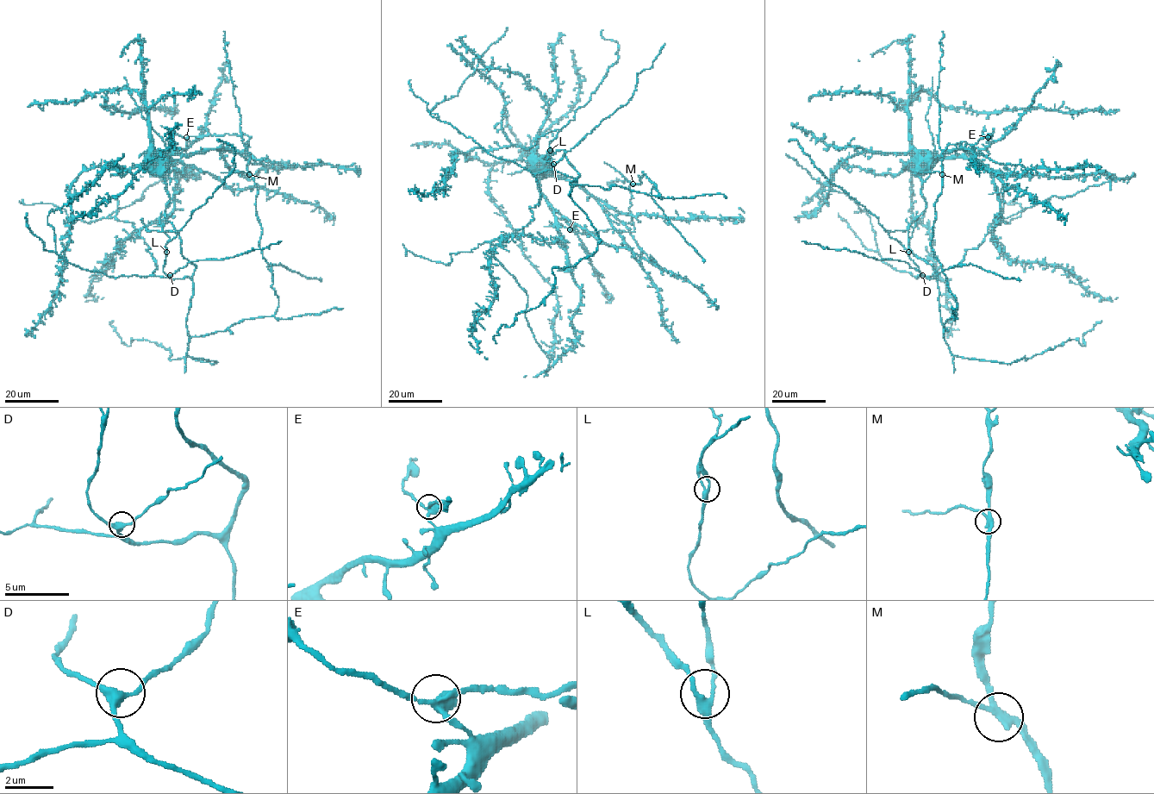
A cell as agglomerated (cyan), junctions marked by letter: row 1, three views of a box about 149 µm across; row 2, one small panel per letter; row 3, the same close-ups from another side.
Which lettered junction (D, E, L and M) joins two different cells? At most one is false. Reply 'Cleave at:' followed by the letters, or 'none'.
Cleave at: M

